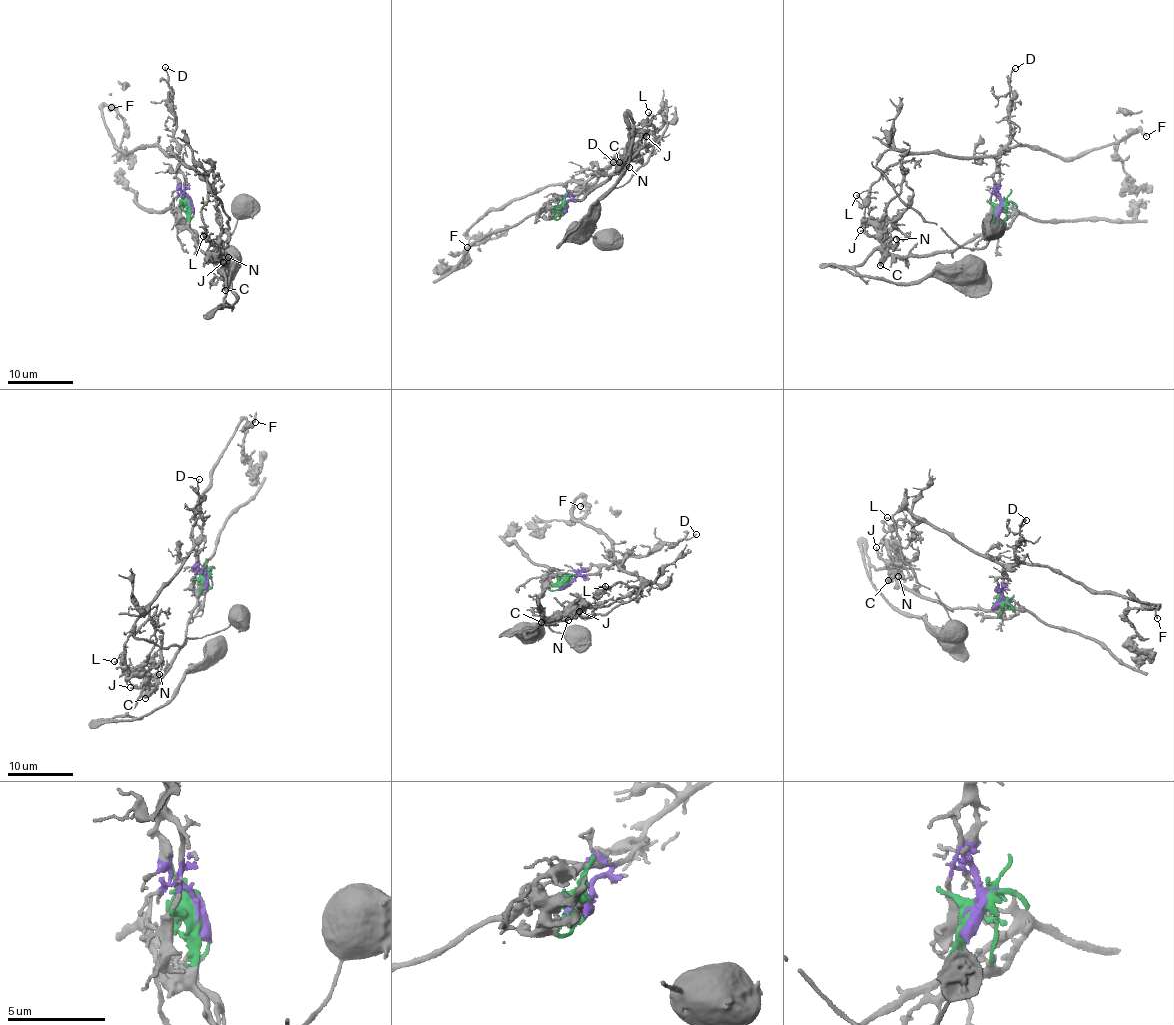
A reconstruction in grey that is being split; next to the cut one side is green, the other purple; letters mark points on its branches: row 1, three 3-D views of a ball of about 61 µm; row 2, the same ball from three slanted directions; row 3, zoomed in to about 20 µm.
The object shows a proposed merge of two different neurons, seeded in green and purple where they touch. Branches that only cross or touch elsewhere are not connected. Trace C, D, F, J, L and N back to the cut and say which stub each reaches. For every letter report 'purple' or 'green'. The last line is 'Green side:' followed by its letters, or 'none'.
C: green
D: purple
F: purple
J: green
L: purple
N: green
Green side: C, J, N

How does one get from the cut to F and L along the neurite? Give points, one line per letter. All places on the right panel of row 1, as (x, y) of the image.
F: (1001, 205), (996, 159), (1012, 147), (1026, 144), (1066, 158), (1115, 144), (1135, 130), (1141, 130), (1147, 136)
L: (1001, 205), (993, 177), (994, 159), (959, 160), (934, 152), (907, 155), (884, 172), (879, 180), (856, 195)

